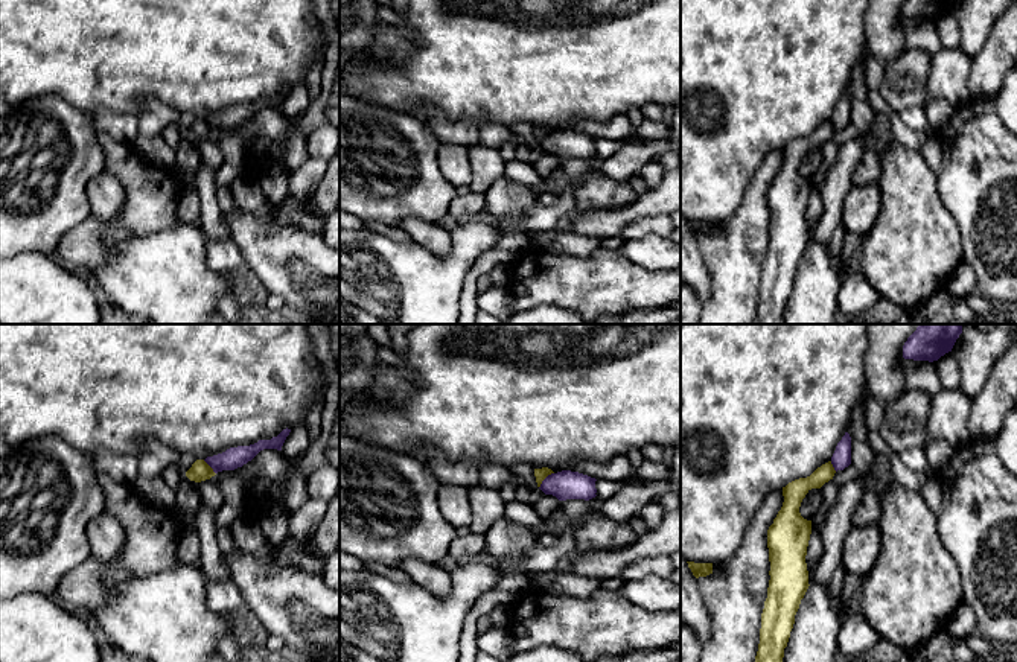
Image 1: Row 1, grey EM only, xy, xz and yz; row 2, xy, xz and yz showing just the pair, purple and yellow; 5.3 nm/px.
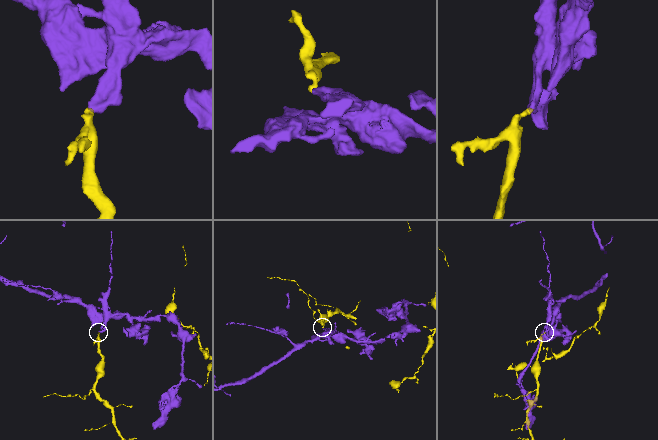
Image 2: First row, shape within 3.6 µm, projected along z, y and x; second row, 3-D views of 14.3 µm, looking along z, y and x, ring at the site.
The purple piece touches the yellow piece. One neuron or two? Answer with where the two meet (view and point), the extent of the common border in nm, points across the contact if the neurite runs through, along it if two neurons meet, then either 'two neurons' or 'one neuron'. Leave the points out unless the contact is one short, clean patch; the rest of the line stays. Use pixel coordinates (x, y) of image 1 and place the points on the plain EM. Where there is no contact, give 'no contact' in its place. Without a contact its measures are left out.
contact xz (544, 139); length 120 nm; border xz (553, 131), (539, 146); two neurons

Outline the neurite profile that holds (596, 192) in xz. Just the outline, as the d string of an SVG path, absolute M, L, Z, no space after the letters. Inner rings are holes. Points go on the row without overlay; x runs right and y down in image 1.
M589 172L585 180L571 184L574 186L574 212L621 208L638 198L629 181L617 181L598 172Z

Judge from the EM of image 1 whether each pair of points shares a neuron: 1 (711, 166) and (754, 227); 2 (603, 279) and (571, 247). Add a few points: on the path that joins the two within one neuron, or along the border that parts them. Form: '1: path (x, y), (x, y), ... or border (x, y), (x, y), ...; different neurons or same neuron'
1: border (757, 174), (742, 206), (730, 218), (713, 224); different neurons
2: border (600, 245), (586, 254), (544, 250); different neurons

